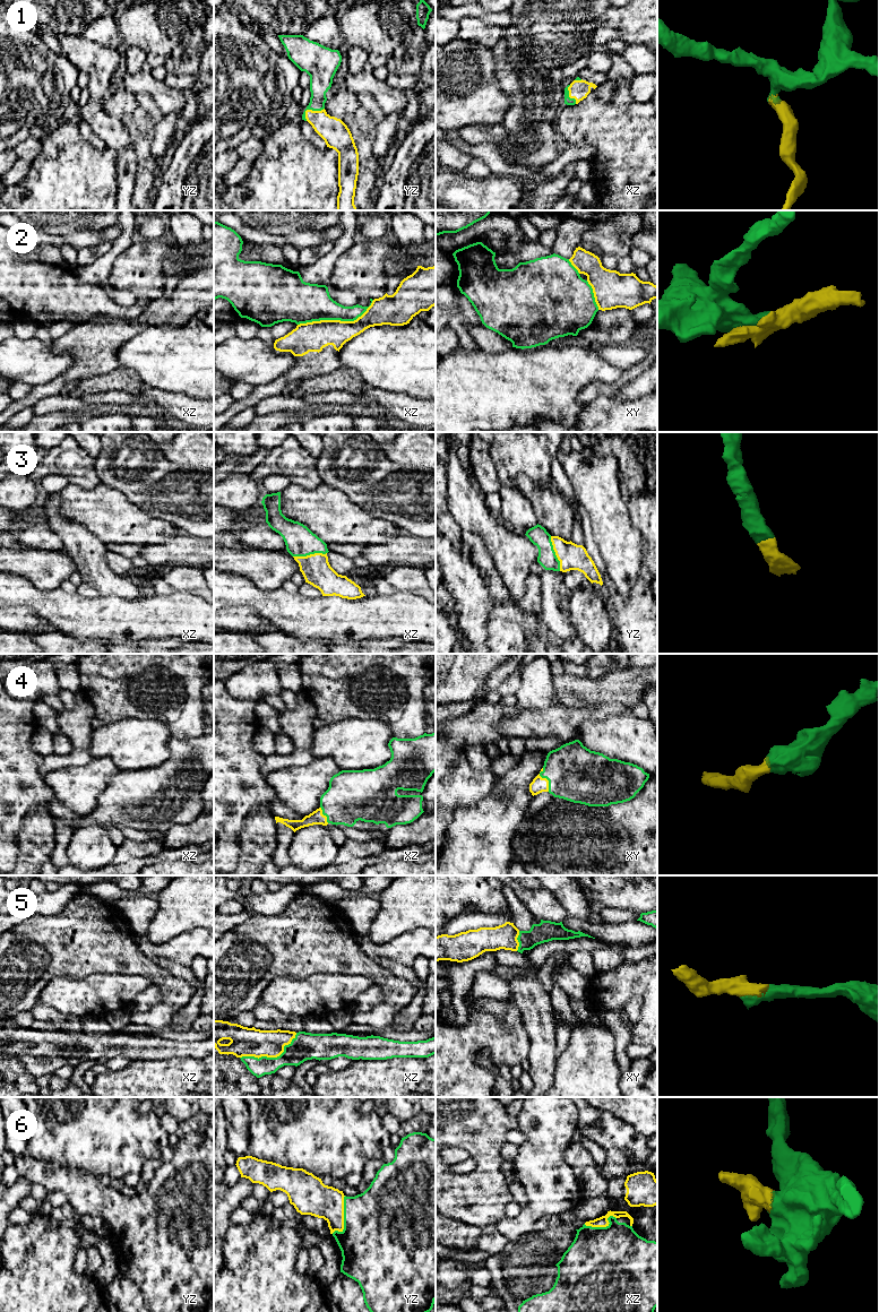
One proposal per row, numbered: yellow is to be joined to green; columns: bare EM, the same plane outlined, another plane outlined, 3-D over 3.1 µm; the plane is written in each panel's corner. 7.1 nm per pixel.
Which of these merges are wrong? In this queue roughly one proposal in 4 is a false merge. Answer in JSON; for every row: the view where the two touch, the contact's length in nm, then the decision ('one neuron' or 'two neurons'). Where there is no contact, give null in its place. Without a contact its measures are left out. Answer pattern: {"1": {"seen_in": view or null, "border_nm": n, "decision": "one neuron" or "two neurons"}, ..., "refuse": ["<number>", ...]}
{"1": {"seen_in": "yz", "border_nm": 160, "decision": "one neuron"}, "2": {"seen_in": "xz", "border_nm": 550, "decision": "two neurons"}, "3": {"seen_in": "yz", "border_nm": 260, "decision": "one neuron"}, "4": {"seen_in": "xy", "border_nm": 180, "decision": "one neuron"}, "5": {"seen_in": "xz", "border_nm": 440, "decision": "one neuron"}, "6": {"seen_in": "yz", "border_nm": 280, "decision": "one neuron"}, "refuse": ["2"]}

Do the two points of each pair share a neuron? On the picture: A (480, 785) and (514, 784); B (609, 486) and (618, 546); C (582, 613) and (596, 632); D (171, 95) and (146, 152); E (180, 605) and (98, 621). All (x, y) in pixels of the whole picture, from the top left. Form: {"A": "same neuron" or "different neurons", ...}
{"A": "different neurons", "B": "same neuron", "C": "same neuron", "D": "different neurons", "E": "same neuron"}

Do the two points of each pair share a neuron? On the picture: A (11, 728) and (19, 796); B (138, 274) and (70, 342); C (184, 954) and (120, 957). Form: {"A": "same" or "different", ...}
{"A": "same", "B": "different", "C": "different"}

